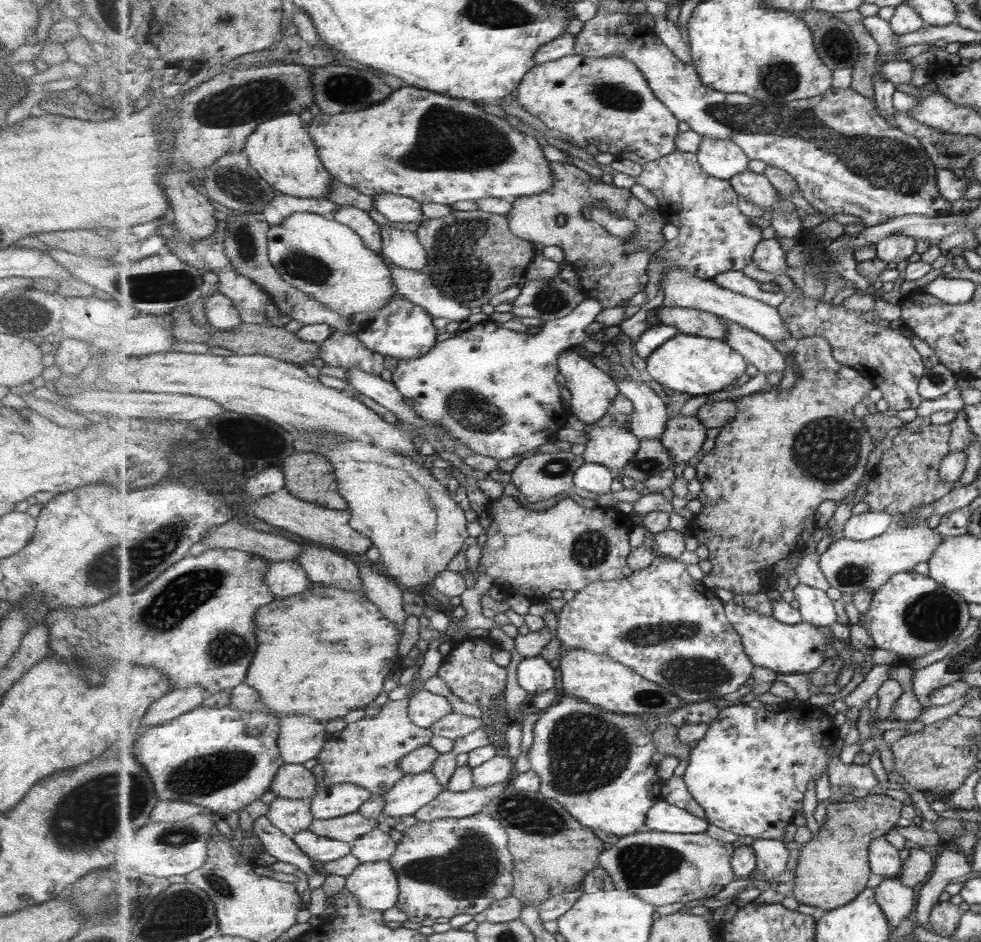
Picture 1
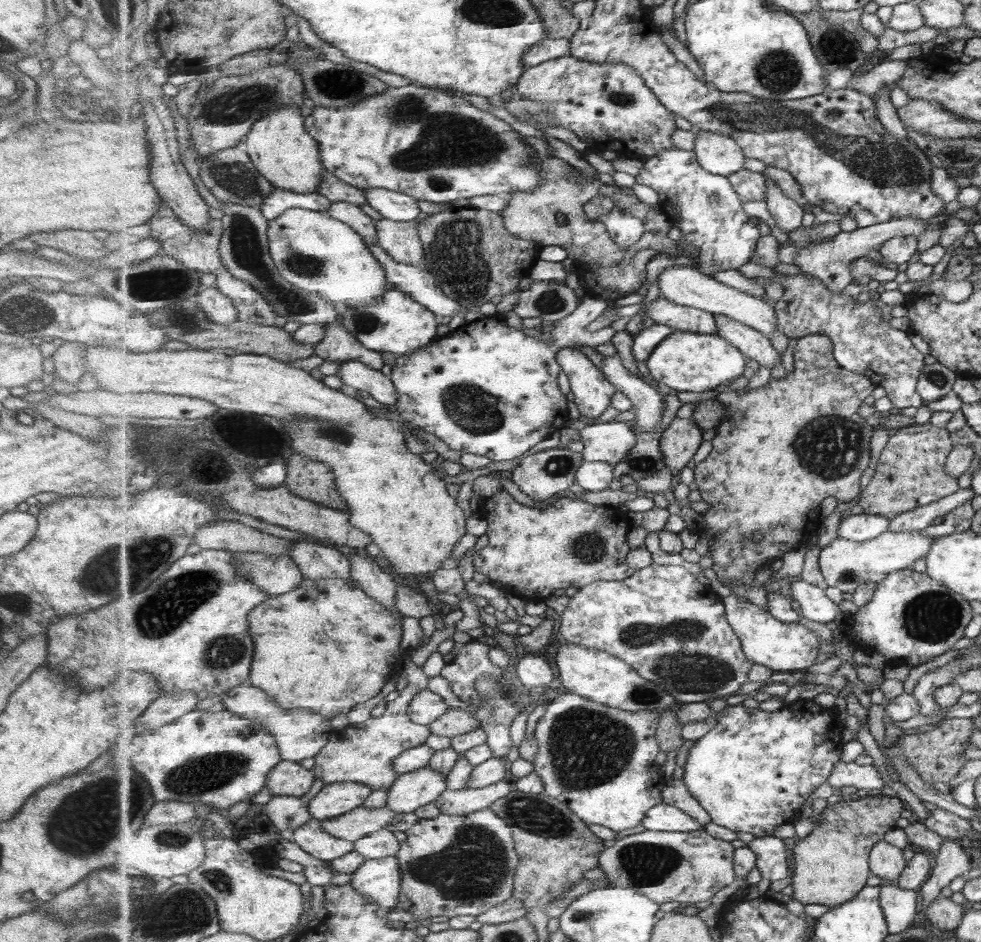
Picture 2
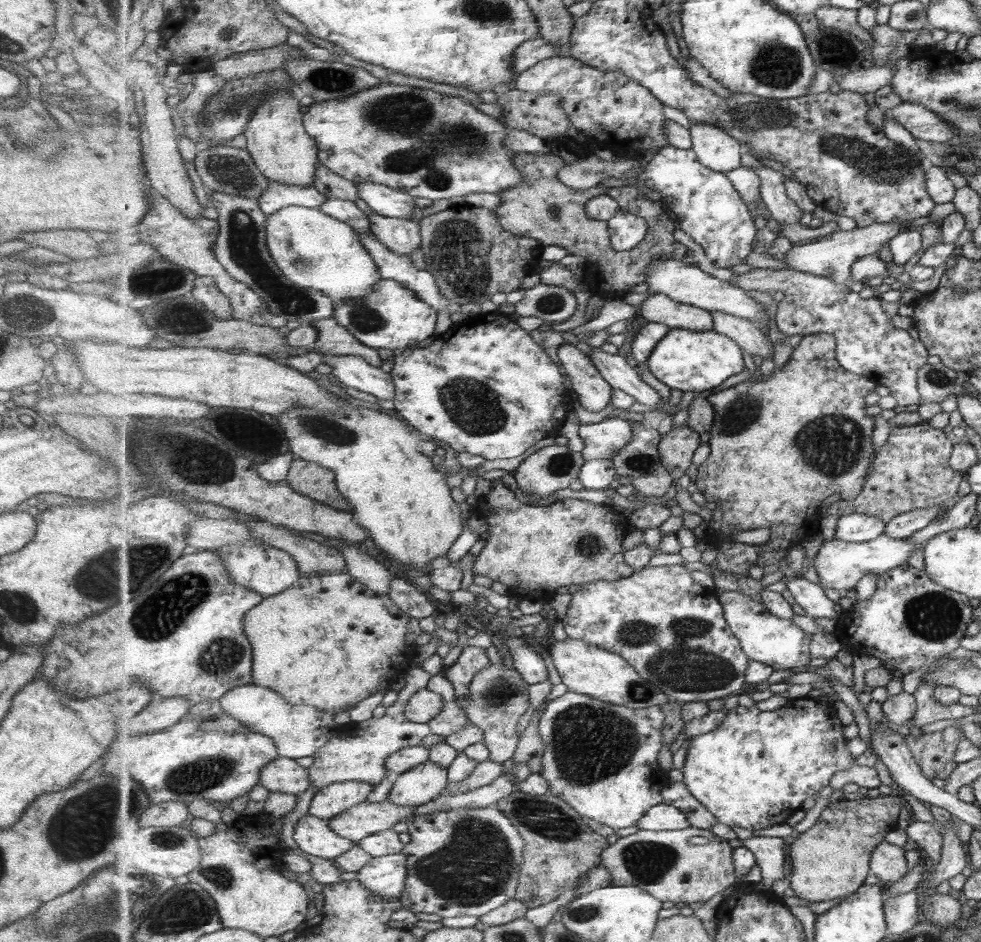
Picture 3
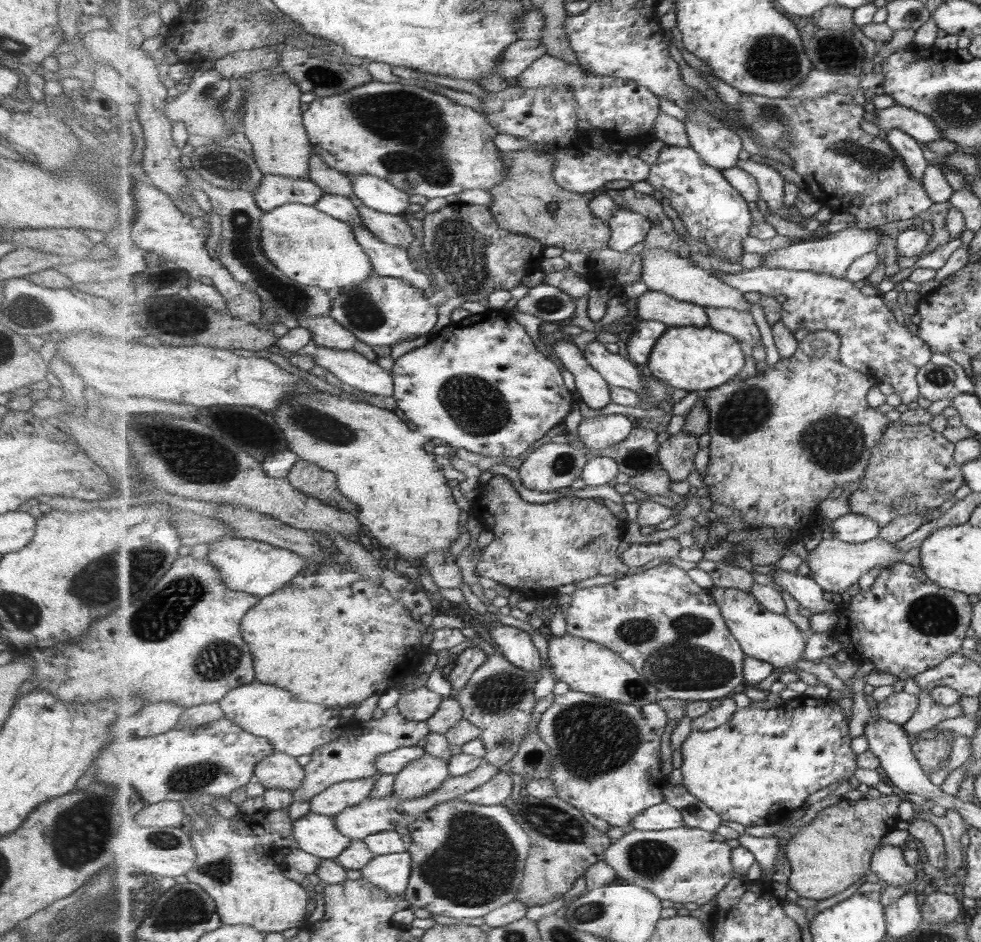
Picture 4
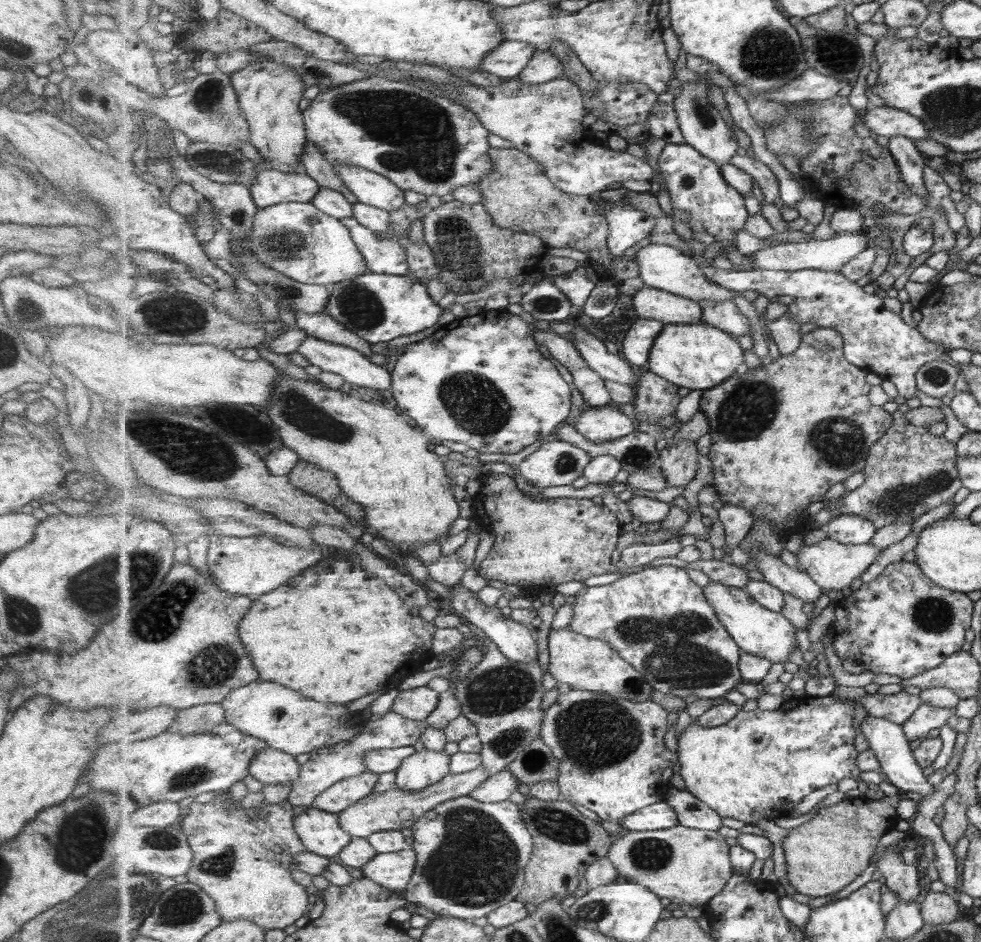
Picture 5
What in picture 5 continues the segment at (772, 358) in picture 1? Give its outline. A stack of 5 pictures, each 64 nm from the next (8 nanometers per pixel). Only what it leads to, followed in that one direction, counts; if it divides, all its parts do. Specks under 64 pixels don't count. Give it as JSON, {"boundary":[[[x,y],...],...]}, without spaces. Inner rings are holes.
{"boundary":[[[701,300],[700,305],[704,308],[703,322],[724,329],[734,337],[745,336],[745,334],[753,332],[751,320],[745,314],[741,314],[741,310],[733,301]]]}

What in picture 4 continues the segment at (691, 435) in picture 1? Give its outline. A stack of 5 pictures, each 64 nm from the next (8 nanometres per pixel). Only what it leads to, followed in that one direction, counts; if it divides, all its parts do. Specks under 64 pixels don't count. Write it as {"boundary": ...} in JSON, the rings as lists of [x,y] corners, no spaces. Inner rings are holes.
{"boundary":[[[683,430],[670,435],[660,444],[660,464],[671,475],[673,482],[689,478],[689,474],[695,470],[693,458],[699,448],[698,436]]]}

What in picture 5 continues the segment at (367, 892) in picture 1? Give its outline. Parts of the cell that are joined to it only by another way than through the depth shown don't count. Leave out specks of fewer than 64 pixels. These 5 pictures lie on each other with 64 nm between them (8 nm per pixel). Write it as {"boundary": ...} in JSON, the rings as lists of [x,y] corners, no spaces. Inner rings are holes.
{"boundary":[[[410,847],[401,852],[378,854],[361,870],[365,878],[376,881],[390,891],[403,892],[408,890],[416,868],[417,850]]]}

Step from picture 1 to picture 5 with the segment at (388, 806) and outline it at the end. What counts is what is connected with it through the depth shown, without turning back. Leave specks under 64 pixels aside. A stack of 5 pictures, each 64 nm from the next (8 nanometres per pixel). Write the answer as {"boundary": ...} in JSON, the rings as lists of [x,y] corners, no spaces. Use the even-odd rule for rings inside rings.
{"boundary":[[[429,748],[407,756],[396,772],[396,786],[403,790],[425,790],[452,772],[452,755]]]}

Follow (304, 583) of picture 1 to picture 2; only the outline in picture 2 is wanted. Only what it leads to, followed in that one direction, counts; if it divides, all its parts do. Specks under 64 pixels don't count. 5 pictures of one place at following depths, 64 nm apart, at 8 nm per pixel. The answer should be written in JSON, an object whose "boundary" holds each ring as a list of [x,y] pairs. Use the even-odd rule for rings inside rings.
{"boundary":[[[237,553],[240,575],[247,575],[270,597],[282,596],[302,588],[306,576],[293,557],[265,556],[264,553]]]}

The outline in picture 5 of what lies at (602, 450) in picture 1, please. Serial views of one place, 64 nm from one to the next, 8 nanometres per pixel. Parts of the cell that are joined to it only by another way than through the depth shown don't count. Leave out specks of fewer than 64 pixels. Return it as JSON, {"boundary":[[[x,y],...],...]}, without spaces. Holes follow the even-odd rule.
{"boundary":[[[585,403],[581,414],[574,420],[574,427],[591,442],[603,444],[629,436],[639,425],[629,409],[614,410],[611,404],[597,408]]]}

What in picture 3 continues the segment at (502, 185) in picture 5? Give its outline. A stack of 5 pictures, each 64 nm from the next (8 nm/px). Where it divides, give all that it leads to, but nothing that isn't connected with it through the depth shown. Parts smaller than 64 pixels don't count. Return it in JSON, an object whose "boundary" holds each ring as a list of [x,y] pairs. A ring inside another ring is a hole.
{"boundary":[[[540,153],[517,154],[517,156],[514,157],[513,163],[515,163],[517,165],[517,167],[519,167],[519,171],[521,171],[525,174],[525,182],[523,182],[523,184],[517,184],[517,186],[515,186],[515,188],[507,188],[507,190],[503,190],[503,192],[501,192],[499,194],[499,196],[501,196],[501,201],[503,201],[503,204],[501,204],[500,208],[497,208],[495,210],[495,212],[500,217],[501,225],[504,226],[505,230],[508,230],[509,232],[512,232],[513,234],[516,234],[517,236],[533,237],[535,240],[541,241],[541,244],[544,245],[545,247],[546,246],[561,246],[563,248],[566,248],[570,252],[570,254],[575,254],[577,256],[583,256],[586,259],[585,262],[587,262],[587,263],[591,262],[591,264],[605,264],[605,272],[601,272],[601,280],[597,280],[597,278],[595,278],[595,280],[586,281],[586,284],[587,284],[588,288],[592,291],[592,293],[602,296],[605,299],[609,299],[610,297],[620,298],[625,293],[627,293],[628,290],[631,290],[631,288],[633,288],[633,286],[639,286],[639,284],[643,284],[643,282],[646,282],[647,276],[648,276],[649,264],[653,260],[655,260],[655,258],[675,258],[675,260],[683,260],[683,258],[685,258],[685,256],[690,253],[687,250],[687,246],[684,246],[683,244],[681,244],[681,242],[677,242],[677,240],[675,240],[675,236],[673,236],[673,232],[675,232],[675,227],[678,228],[678,226],[676,226],[675,222],[673,222],[673,220],[671,220],[671,216],[669,216],[669,214],[667,214],[666,208],[660,203],[660,201],[649,200],[649,198],[647,198],[647,196],[645,194],[643,194],[643,192],[641,192],[641,190],[639,191],[636,186],[625,185],[625,186],[621,186],[621,187],[607,187],[607,186],[603,186],[602,183],[599,183],[599,185],[597,185],[596,187],[587,188],[585,190],[577,190],[576,188],[568,187],[567,185],[565,185],[565,183],[562,183],[561,179],[560,179],[560,170],[561,170],[561,168],[563,168],[565,166],[565,160],[563,160],[563,158],[561,158],[561,156],[554,156],[551,153],[549,153],[549,154],[540,154]],[[602,194],[609,194],[609,196],[613,196],[613,198],[615,198],[615,200],[617,200],[617,202],[620,204],[620,208],[622,209],[622,211],[628,211],[629,213],[632,213],[633,215],[636,215],[639,217],[644,217],[648,221],[649,231],[648,231],[648,235],[645,237],[644,242],[639,243],[639,245],[637,245],[635,248],[631,249],[629,252],[626,252],[626,251],[621,252],[621,251],[617,251],[616,248],[613,248],[611,232],[609,230],[607,221],[592,220],[587,215],[587,212],[586,212],[587,202],[589,202],[589,200],[591,200],[592,198],[595,198],[597,195],[601,196]],[[605,274],[613,274],[613,276],[615,276],[615,274],[617,274],[617,276],[619,276],[619,282],[617,282],[617,284],[603,284],[603,276],[605,276]]]}

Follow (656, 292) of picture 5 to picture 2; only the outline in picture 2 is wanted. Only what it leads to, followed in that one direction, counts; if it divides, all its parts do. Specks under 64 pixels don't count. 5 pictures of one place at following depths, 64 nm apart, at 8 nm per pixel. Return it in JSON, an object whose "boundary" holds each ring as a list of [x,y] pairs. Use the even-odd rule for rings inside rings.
{"boundary":[[[662,295],[651,302],[646,310],[647,316],[655,323],[669,325],[675,331],[705,333],[715,336],[720,334],[716,315],[700,308],[669,302]]]}

